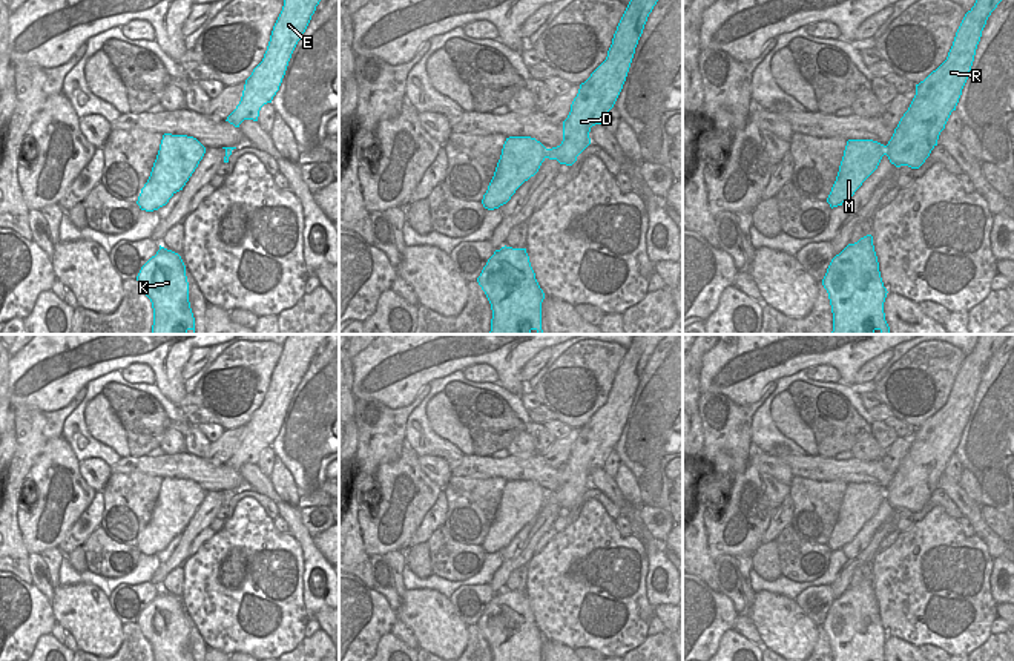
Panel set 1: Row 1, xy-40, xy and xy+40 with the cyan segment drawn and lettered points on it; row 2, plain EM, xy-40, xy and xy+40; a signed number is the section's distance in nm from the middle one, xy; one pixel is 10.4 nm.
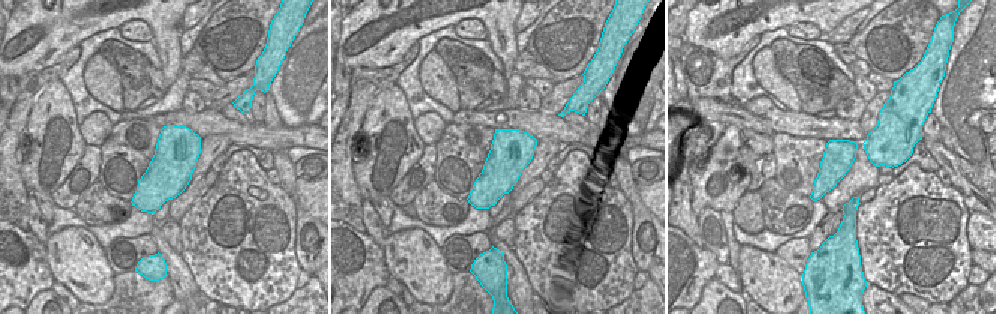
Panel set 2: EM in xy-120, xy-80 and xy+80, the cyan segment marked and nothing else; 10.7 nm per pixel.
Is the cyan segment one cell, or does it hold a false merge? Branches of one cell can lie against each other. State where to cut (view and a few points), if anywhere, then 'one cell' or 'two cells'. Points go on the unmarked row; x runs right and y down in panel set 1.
no cut; one cell

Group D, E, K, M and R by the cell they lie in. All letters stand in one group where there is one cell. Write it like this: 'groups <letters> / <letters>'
groups D E K M R

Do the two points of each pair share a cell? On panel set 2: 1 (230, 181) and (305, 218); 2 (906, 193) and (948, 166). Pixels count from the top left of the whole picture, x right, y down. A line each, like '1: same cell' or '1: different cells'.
1: different cells
2: different cells

